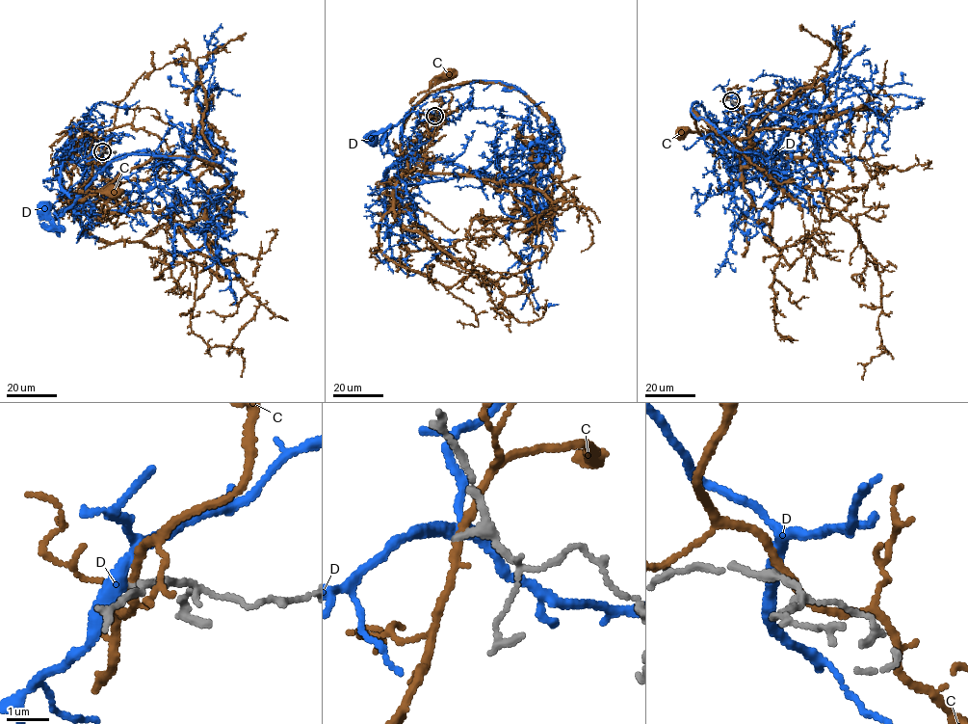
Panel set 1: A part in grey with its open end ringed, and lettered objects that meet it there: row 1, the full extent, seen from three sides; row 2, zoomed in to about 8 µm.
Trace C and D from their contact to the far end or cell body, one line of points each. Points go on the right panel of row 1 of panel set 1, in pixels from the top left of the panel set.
C: (731, 100), (751, 119), (745, 132), (762, 151), (745, 149), (723, 141), (716, 142), (696, 132), (681, 133)
D: (731, 100), (740, 108), (755, 106), (772, 133), (768, 156), (739, 161), (745, 177), (734, 168), (745, 149)

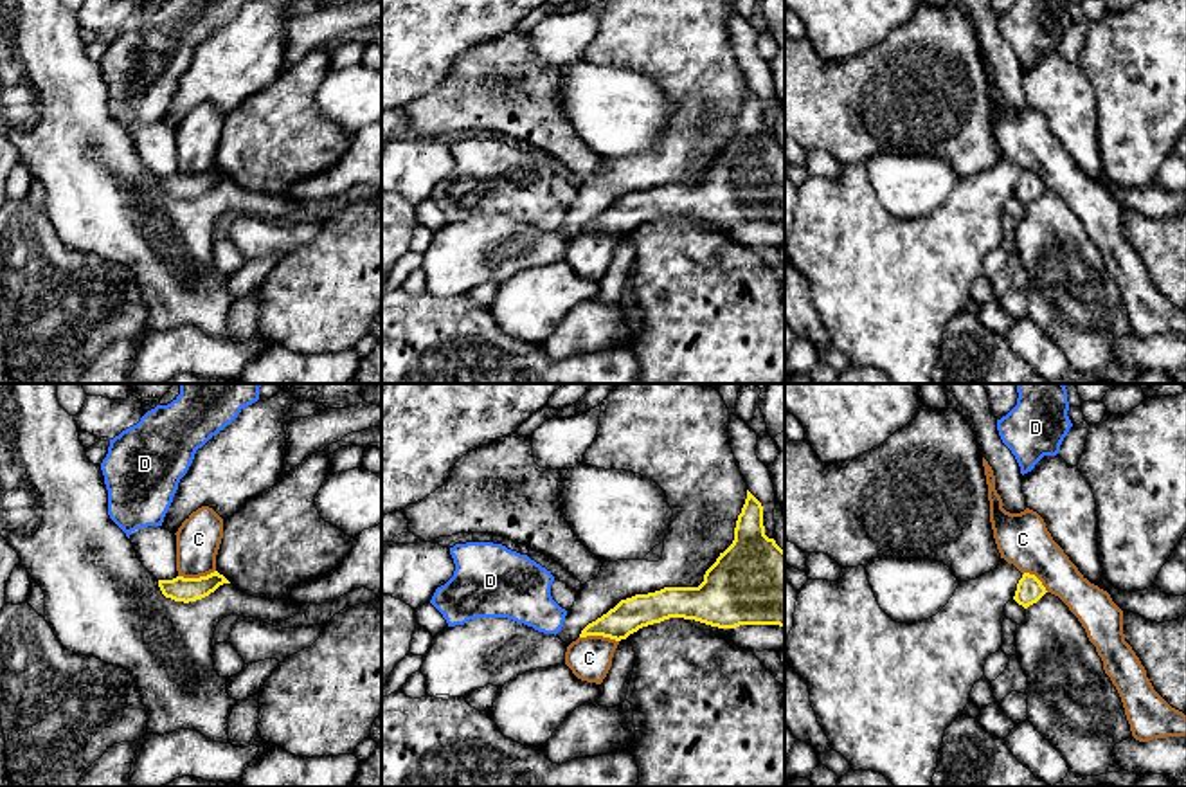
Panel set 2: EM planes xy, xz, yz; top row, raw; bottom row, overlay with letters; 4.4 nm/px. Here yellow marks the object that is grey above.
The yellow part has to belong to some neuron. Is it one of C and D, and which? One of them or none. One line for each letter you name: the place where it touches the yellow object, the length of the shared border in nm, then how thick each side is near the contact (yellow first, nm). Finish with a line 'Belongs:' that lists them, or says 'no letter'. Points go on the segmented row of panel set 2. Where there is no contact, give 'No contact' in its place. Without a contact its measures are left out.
D: No contact
Belongs: D

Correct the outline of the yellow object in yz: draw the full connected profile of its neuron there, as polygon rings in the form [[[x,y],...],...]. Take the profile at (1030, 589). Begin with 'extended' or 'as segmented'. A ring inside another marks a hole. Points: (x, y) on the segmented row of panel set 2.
as segmented; [[[1024,573],[1017,583],[1013,600],[1028,609],[1029,605],[1037,603],[1046,593],[1046,587],[1035,574]]]

